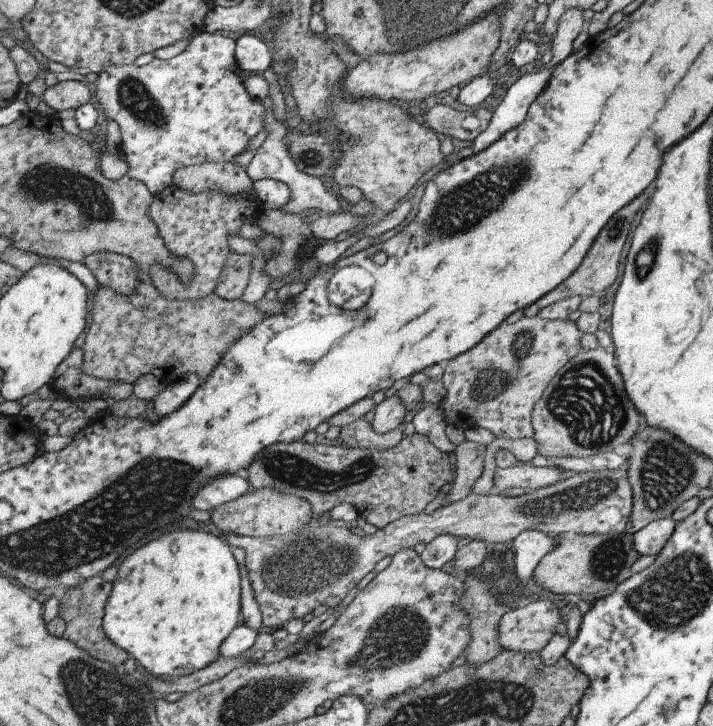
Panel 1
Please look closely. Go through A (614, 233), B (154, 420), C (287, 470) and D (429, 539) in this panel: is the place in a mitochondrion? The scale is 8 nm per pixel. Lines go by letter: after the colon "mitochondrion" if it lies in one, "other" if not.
A: mitochondrion
B: other
C: mitochondrion
D: other

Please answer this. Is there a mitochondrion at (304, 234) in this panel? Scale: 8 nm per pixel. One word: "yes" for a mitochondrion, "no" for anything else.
no

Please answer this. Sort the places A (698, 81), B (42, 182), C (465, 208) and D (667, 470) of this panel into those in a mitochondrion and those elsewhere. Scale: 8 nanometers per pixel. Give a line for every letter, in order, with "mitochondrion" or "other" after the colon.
A: other
B: mitochondrion
C: mitochondrion
D: mitochondrion

